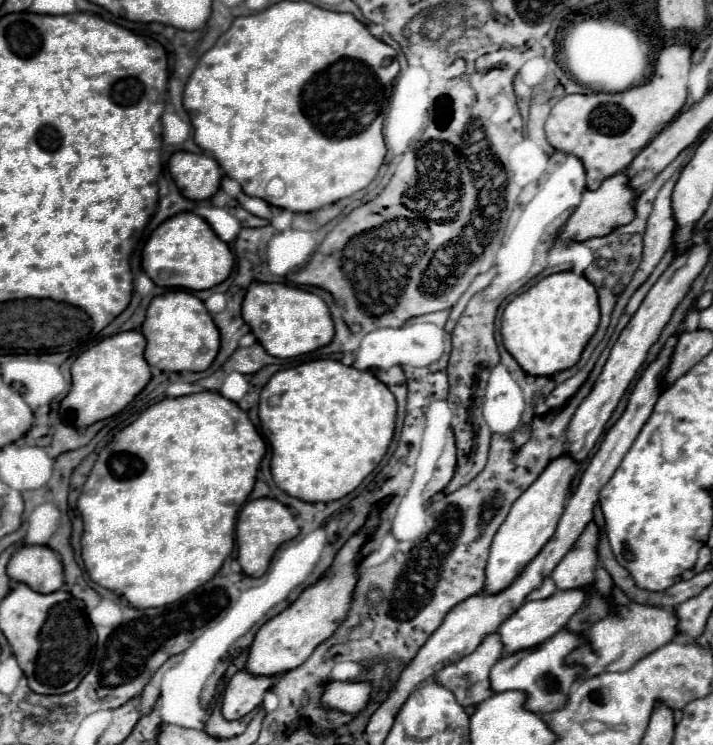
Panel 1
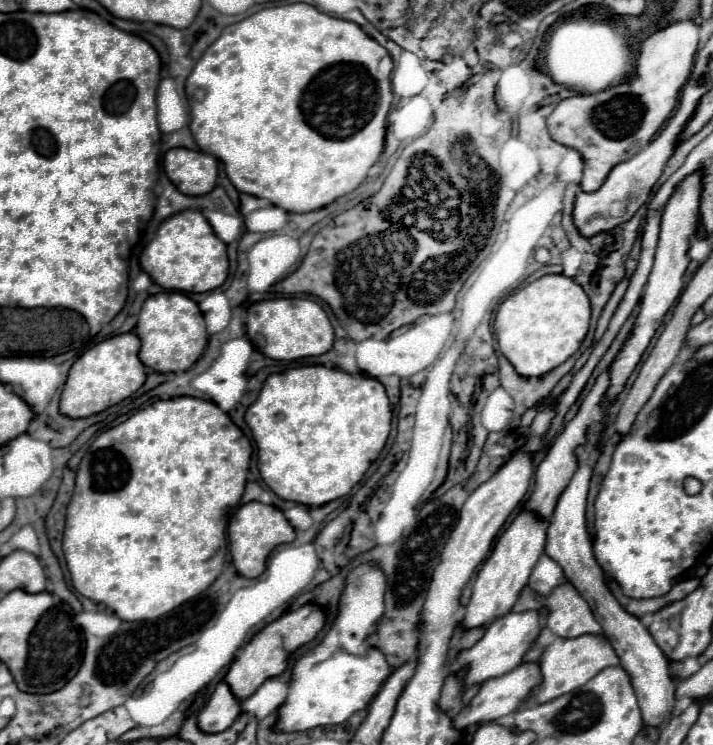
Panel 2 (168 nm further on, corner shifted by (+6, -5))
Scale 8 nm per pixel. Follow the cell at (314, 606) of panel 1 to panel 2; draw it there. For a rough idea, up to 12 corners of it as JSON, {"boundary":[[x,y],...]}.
{"boundary":[[307,602],[259,630],[225,682],[239,700],[283,674],[315,640],[325,608]]}

